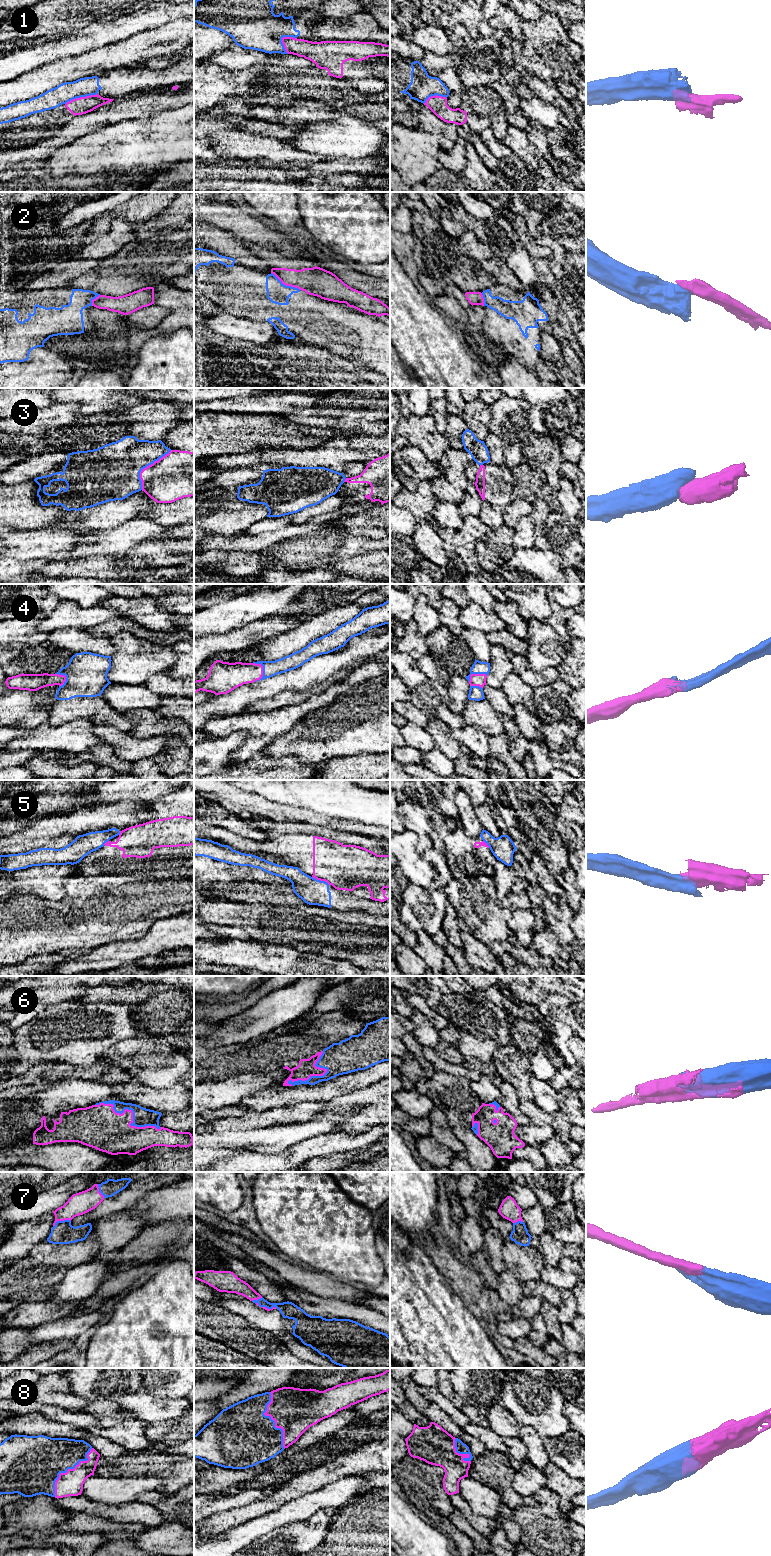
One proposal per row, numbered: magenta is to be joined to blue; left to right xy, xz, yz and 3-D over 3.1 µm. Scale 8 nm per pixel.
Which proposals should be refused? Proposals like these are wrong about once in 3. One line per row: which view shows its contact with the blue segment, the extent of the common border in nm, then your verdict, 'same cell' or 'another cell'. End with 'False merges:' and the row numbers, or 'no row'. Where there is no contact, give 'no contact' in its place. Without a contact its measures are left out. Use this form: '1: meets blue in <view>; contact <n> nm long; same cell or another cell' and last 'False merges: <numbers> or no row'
1: meets blue in xy; contact 280 nm long; another cell
2: meets blue in xz; contact 280 nm long; another cell
3: meets blue in xy; contact 400 nm long; another cell
4: meets blue in xz; contact 160 nm long; same cell
5: meets blue in xz; contact 160 nm long; another cell
6: meets blue in xy; contact 550 nm long; same cell
7: meets blue in xy; contact 150 nm long; same cell
8: meets blue in xy; contact 500 nm long; same cell
False merges: 1, 2, 3, 5

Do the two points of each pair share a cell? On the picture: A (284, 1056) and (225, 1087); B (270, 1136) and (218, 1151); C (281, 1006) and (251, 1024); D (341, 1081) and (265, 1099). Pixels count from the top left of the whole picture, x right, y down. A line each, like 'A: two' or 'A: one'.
A: two
B: one
C: one
D: one

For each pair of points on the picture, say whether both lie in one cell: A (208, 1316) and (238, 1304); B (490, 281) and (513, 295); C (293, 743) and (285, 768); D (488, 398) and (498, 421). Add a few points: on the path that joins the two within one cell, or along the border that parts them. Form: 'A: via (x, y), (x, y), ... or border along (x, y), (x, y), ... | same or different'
A: border along (218, 1304), (241, 1315), (247, 1321) | different
B: border along (489, 288), (481, 292) | different
C: border along (265, 755), (294, 756), (302, 763), (311, 764) | different
D: border along (499, 398), (490, 405) | different

